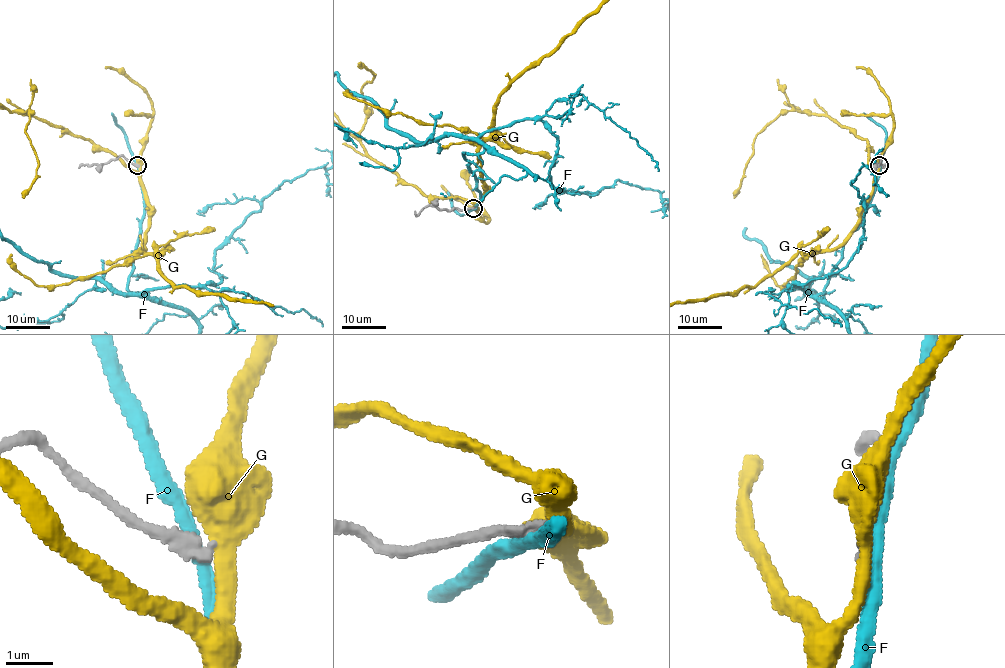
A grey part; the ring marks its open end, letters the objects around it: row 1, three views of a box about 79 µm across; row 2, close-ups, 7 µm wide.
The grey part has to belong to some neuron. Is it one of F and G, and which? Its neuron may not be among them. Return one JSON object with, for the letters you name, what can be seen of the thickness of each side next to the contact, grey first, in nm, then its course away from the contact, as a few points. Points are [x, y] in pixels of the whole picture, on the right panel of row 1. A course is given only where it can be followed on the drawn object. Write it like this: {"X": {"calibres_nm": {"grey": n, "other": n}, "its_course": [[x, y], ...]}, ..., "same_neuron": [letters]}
{"same_neuron": []}

